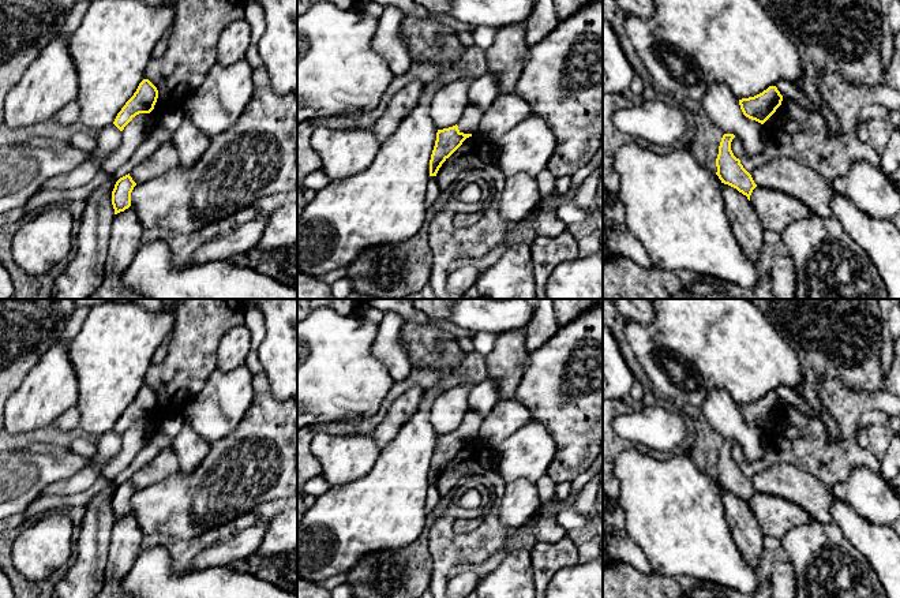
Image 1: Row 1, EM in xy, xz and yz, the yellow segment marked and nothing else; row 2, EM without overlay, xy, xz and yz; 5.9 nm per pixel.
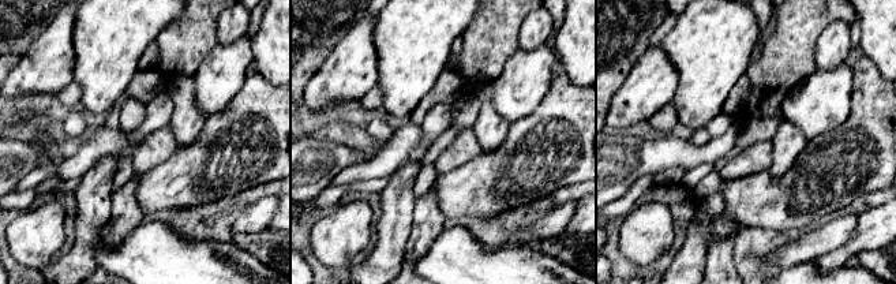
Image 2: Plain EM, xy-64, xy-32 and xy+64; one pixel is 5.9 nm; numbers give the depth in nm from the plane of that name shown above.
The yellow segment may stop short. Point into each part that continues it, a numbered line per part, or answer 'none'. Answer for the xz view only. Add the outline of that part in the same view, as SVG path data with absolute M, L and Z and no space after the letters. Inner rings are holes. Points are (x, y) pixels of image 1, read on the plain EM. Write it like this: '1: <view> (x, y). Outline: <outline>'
1: xz (469, 428). Outline: M468 411L458 427L458 436L464 440L477 441L483 416L479 412Z

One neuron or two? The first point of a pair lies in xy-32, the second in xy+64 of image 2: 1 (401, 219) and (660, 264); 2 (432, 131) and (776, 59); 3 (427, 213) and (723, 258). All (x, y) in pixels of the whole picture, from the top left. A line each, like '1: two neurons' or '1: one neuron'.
1: two neurons
2: two neurons
3: one neuron

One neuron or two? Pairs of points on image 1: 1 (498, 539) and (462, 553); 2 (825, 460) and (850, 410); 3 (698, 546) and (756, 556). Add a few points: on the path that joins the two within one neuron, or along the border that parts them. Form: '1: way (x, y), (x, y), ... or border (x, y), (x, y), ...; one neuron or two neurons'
1: way (490, 539), (471, 548); one neuron
2: way (839, 453), (847, 445), (847, 423); one neuron
3: border (728, 524), (739, 552), (756, 572), (757, 582); two neurons

